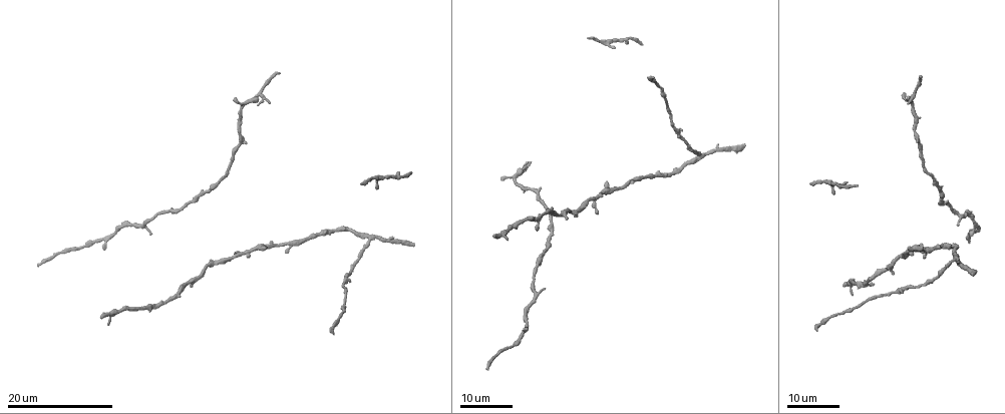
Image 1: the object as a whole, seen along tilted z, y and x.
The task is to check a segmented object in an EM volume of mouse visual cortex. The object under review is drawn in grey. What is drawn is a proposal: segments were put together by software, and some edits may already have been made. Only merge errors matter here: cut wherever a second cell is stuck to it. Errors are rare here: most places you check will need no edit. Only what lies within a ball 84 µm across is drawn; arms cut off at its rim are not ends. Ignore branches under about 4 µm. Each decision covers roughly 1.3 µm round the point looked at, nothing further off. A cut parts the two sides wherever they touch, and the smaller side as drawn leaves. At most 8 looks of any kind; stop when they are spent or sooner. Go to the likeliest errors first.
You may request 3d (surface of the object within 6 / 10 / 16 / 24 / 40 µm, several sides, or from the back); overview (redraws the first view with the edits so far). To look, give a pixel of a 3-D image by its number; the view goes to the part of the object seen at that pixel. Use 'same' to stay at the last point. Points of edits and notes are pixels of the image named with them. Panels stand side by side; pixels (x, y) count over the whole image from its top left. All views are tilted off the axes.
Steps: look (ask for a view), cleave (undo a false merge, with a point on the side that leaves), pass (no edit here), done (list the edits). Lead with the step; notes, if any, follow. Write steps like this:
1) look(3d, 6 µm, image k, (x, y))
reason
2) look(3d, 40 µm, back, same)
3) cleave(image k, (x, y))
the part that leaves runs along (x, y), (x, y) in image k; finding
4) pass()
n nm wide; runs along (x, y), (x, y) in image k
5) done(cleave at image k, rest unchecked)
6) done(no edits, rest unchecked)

look(3d, 24 µm, image 1, (296, 245))

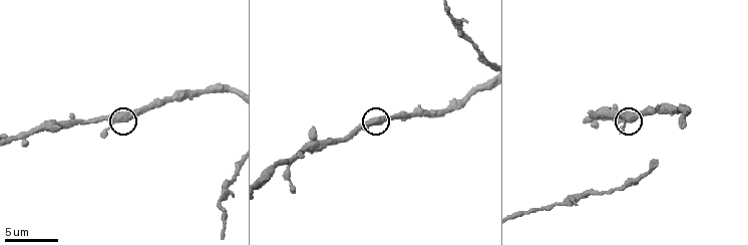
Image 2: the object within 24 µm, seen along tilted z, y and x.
look(3d, 10 µm, image 2, (377, 121))
zoom in

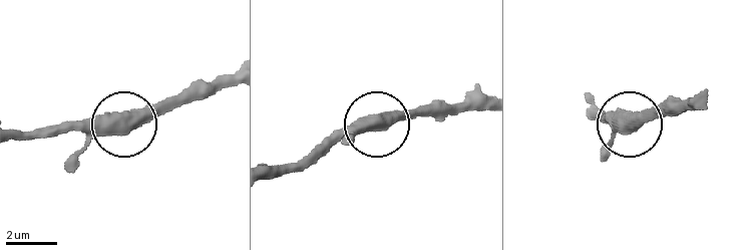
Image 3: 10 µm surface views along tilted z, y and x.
pass()
runs along (120, 113), (124, 122), (140, 123), (193, 99) in image 3; all the same cell

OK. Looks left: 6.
look(3d, 16 µm, image 1, (369, 237))
three-way junction

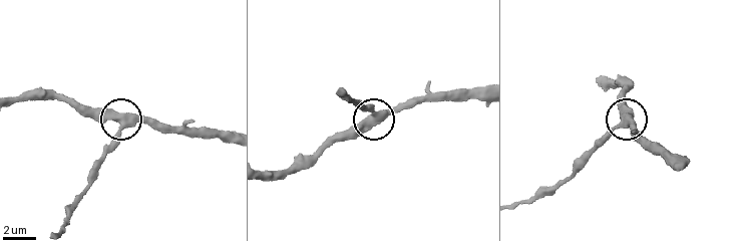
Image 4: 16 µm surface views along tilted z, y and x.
look(3d, 10 µm, image 4, (125, 125))

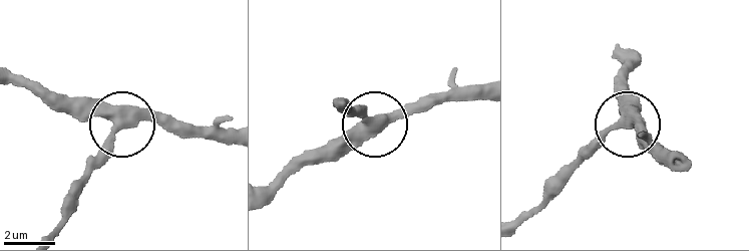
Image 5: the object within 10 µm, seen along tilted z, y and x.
pass()
390 nm wide; runs along (267, 203), (298, 171), (422, 103) in image 5; one cell here

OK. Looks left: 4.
look(3d, 16 µm, image 1, (259, 94))
three arms meet

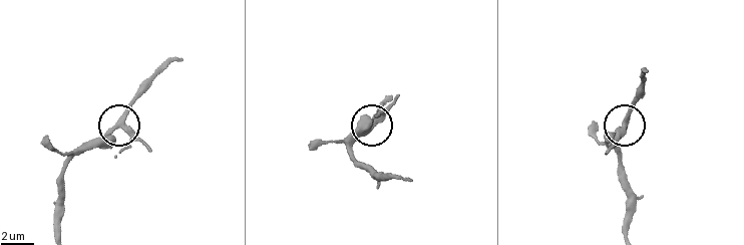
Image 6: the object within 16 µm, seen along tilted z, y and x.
look(3d, 10 µm, image 6, (111, 129))
closer look

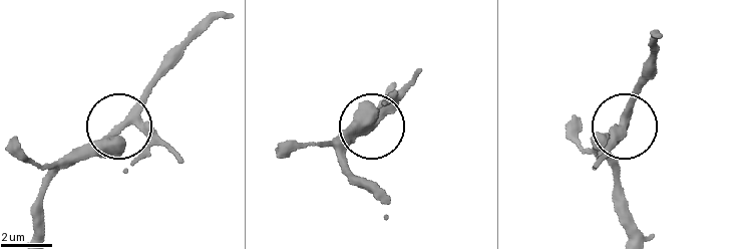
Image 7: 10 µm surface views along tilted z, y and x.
look(3d, 10 µm, back, image 7, (119, 126))
from behind

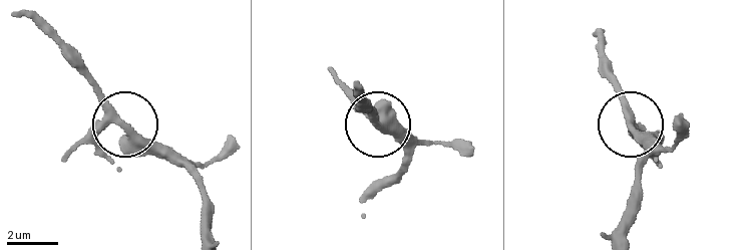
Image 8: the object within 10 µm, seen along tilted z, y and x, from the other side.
pass()
3 arms; continuous, no second cell

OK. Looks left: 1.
done(no edits, rest unchecked)

